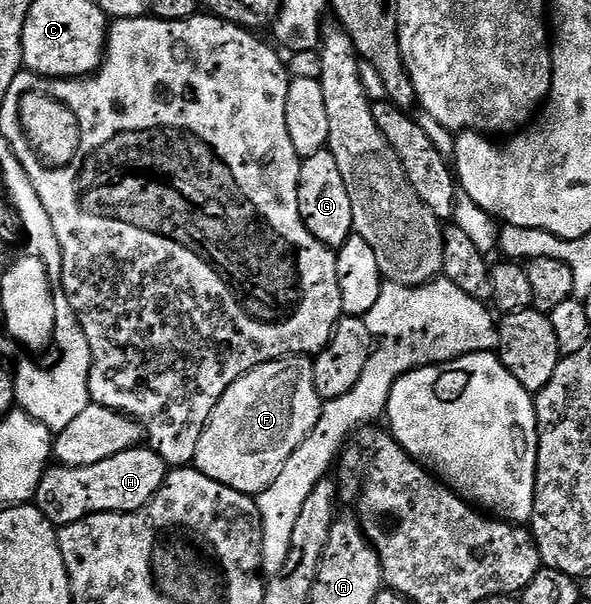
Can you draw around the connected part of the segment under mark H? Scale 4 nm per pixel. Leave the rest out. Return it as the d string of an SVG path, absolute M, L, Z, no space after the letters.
M136 447L121 451L109 459L101 459L101 463L48 468L37 487L33 503L56 527L77 523L90 513L132 513L153 499L153 495L163 486L168 472L169 466L154 449Z

